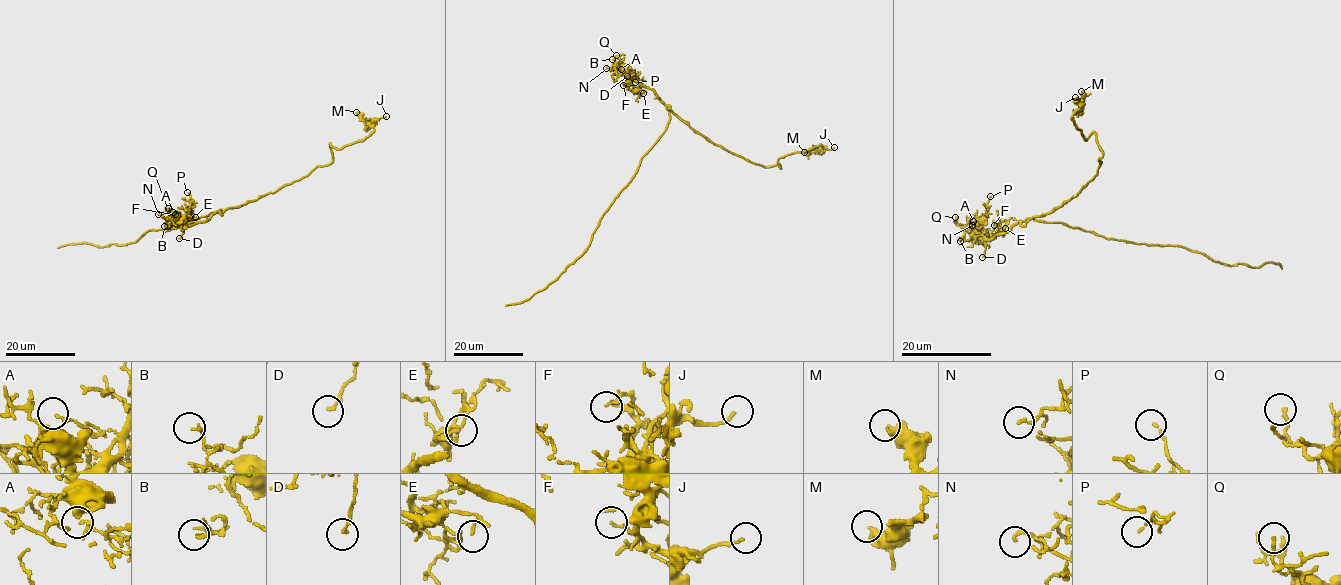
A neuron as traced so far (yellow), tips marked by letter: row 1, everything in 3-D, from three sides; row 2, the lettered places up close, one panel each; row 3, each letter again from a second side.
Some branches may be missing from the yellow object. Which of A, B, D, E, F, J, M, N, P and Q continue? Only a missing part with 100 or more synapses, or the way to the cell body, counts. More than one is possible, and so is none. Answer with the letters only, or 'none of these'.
none of these

